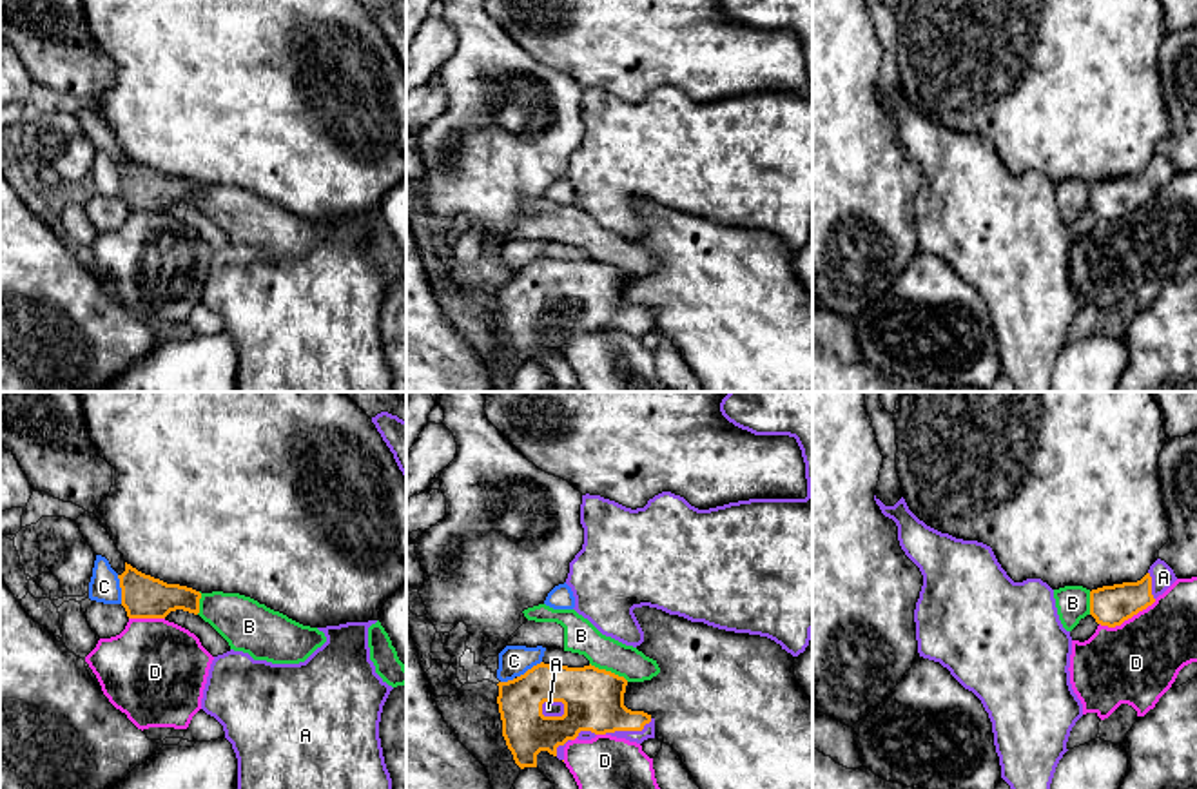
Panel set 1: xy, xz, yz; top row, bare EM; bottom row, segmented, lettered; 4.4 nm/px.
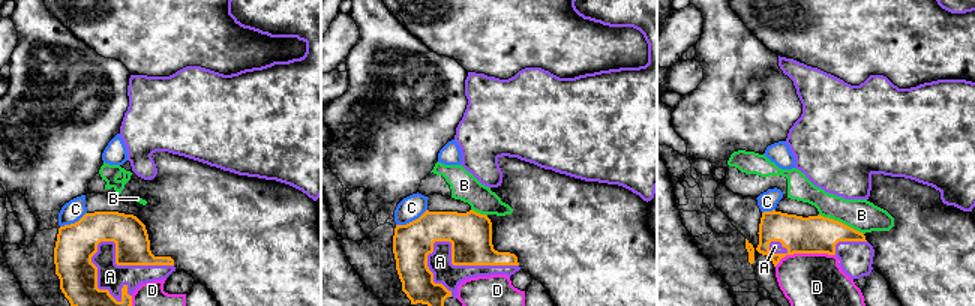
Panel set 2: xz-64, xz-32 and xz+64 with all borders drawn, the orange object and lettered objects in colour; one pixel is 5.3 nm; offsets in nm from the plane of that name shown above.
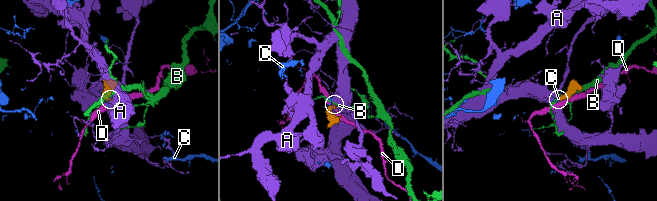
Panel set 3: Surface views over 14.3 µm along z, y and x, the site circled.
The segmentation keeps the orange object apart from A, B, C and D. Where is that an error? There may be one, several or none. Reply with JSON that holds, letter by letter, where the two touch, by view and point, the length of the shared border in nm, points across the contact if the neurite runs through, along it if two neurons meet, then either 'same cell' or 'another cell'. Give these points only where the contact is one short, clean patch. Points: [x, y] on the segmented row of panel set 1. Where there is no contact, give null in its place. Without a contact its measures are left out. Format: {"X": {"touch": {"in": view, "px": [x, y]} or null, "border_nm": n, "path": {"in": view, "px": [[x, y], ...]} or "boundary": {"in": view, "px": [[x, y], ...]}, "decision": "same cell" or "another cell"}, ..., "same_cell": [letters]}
{"A": {"touch": {"in": "xz", "px": [550, 717]}, "border_nm": 120, "decision": "same cell"}, "B": {"touch": {"in": "xz", "px": [610, 672]}, "border_nm": 190, "boundary": {"in": "xz", "px": [[590, 662], [628, 681]]}, "decision": "another cell"}, "C": {"touch": {"in": "xy", "px": [122, 590]}, "border_nm": 130, "boundary": {"in": "xy", "px": [[116, 575], [122, 603]]}, "decision": "another cell"}, "D": {"touch": {"in": "yz", "px": [1127, 619]}, "border_nm": 280, "decision": "another cell"}, "same_cell": ["A"]}

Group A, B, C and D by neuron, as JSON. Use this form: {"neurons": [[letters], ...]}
{"neurons": [["A"], ["B"], ["C"], ["D"]]}

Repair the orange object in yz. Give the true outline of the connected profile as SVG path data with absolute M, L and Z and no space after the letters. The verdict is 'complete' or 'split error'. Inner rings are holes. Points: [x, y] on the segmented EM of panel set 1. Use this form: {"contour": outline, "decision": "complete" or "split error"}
{"contour": "M1157 559L1137 582L1103 586L1090 591L1090 615L1097 624L1115 628L1146 609L1177 580L1173 570Z", "decision": "split error"}

